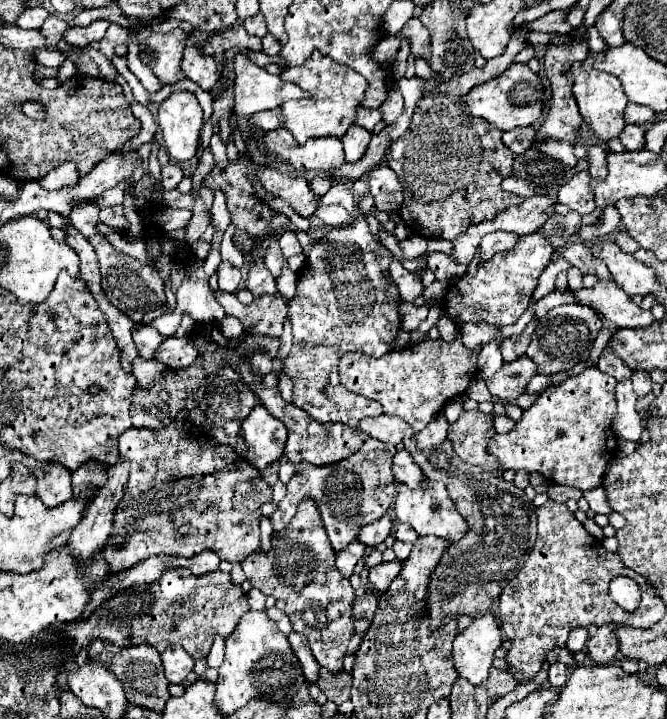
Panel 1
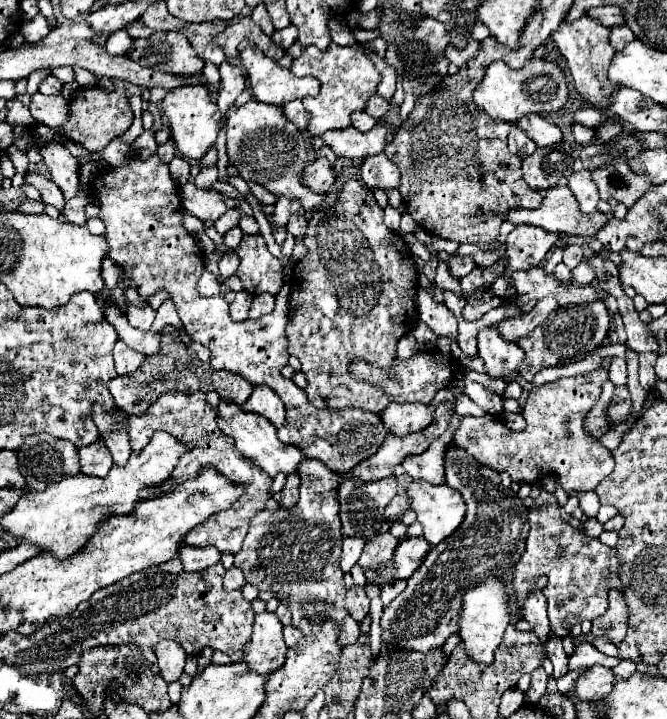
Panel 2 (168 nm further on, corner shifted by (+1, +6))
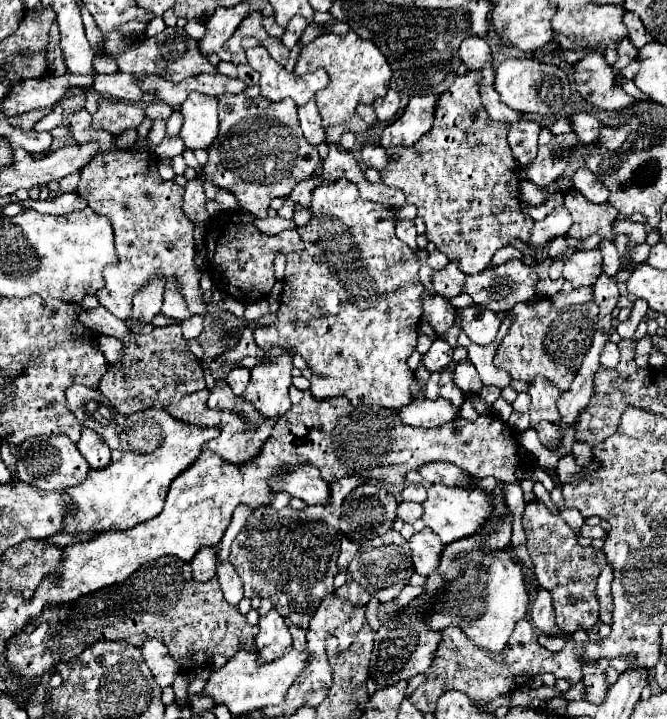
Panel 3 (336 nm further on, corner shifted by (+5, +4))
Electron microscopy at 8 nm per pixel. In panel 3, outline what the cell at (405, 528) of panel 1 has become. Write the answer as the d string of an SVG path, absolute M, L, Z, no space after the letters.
M400 502L398 504L398 518L408 524L414 524L422 516L422 506L416 502Z

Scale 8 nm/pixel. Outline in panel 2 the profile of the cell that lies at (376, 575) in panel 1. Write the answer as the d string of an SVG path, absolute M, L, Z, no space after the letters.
M406 538L398 546L398 554L394 554L394 570L398 578L408 580L424 562L426 554L430 552L430 544L426 538Z

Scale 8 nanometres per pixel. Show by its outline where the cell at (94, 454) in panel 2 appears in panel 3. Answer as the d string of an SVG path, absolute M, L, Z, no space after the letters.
M84 428L82 438L78 440L76 446L92 470L102 470L110 464L110 448L104 444L102 436L98 436L94 430Z

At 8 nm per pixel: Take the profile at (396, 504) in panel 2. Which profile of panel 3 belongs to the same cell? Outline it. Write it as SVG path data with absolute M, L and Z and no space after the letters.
M410 484L410 486L406 486L404 490L402 490L402 500L404 502L424 502L426 500L426 488L424 486L414 486L414 484Z

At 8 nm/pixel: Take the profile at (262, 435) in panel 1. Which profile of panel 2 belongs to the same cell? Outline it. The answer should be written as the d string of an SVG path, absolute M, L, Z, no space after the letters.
M254 386L242 410L250 410L254 414L270 418L270 422L274 422L276 428L284 426L284 402L278 398L278 394L274 394L274 390L270 390L270 386Z

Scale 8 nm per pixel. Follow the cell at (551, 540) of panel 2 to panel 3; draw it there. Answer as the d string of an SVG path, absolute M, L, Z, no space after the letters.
M532 500L522 516L526 532L526 548L536 568L538 586L552 594L552 604L556 612L556 626L562 634L574 634L578 628L592 628L598 622L598 600L594 594L596 580L606 566L606 556L602 550L592 546L580 546L574 530L560 518L550 514L550 510L540 500Z

